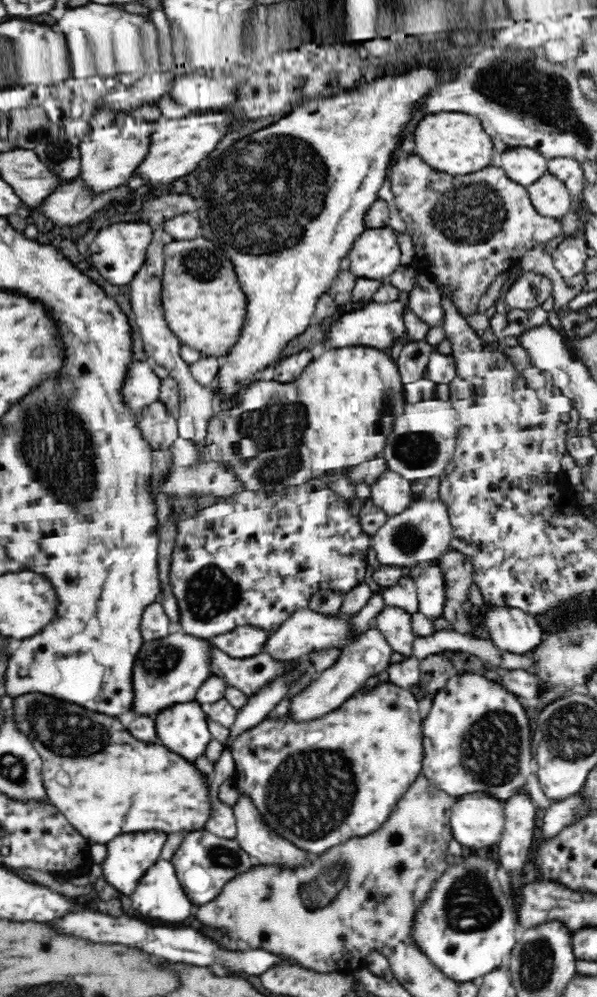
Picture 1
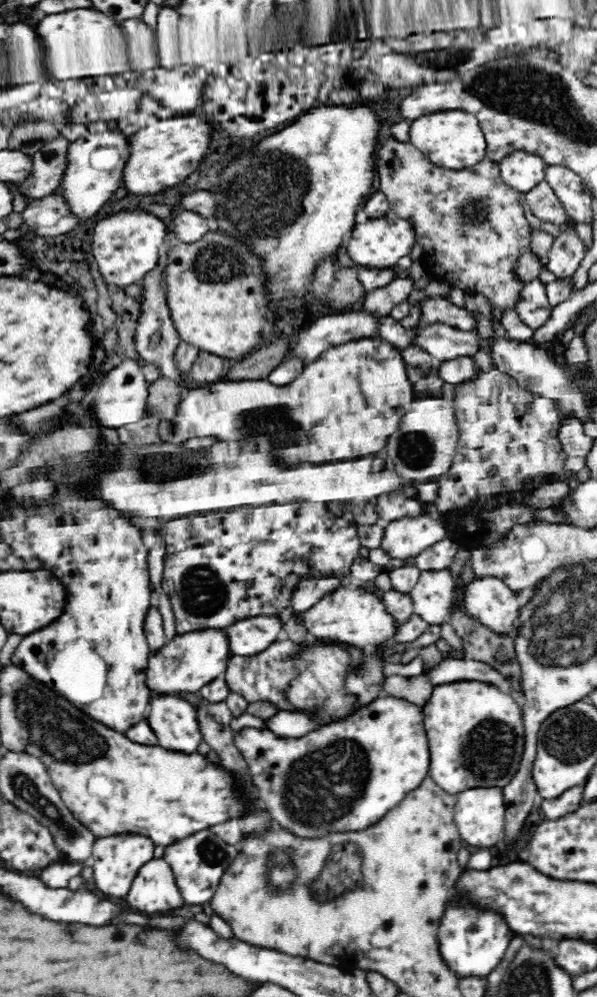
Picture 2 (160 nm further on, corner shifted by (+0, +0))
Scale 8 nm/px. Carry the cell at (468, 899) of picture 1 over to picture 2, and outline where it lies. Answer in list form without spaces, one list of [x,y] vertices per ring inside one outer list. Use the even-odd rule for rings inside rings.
[[[448,900],[439,921],[439,955],[460,978],[488,976],[502,962],[508,943],[517,933],[510,930],[505,917],[494,909],[474,910],[464,900]]]

